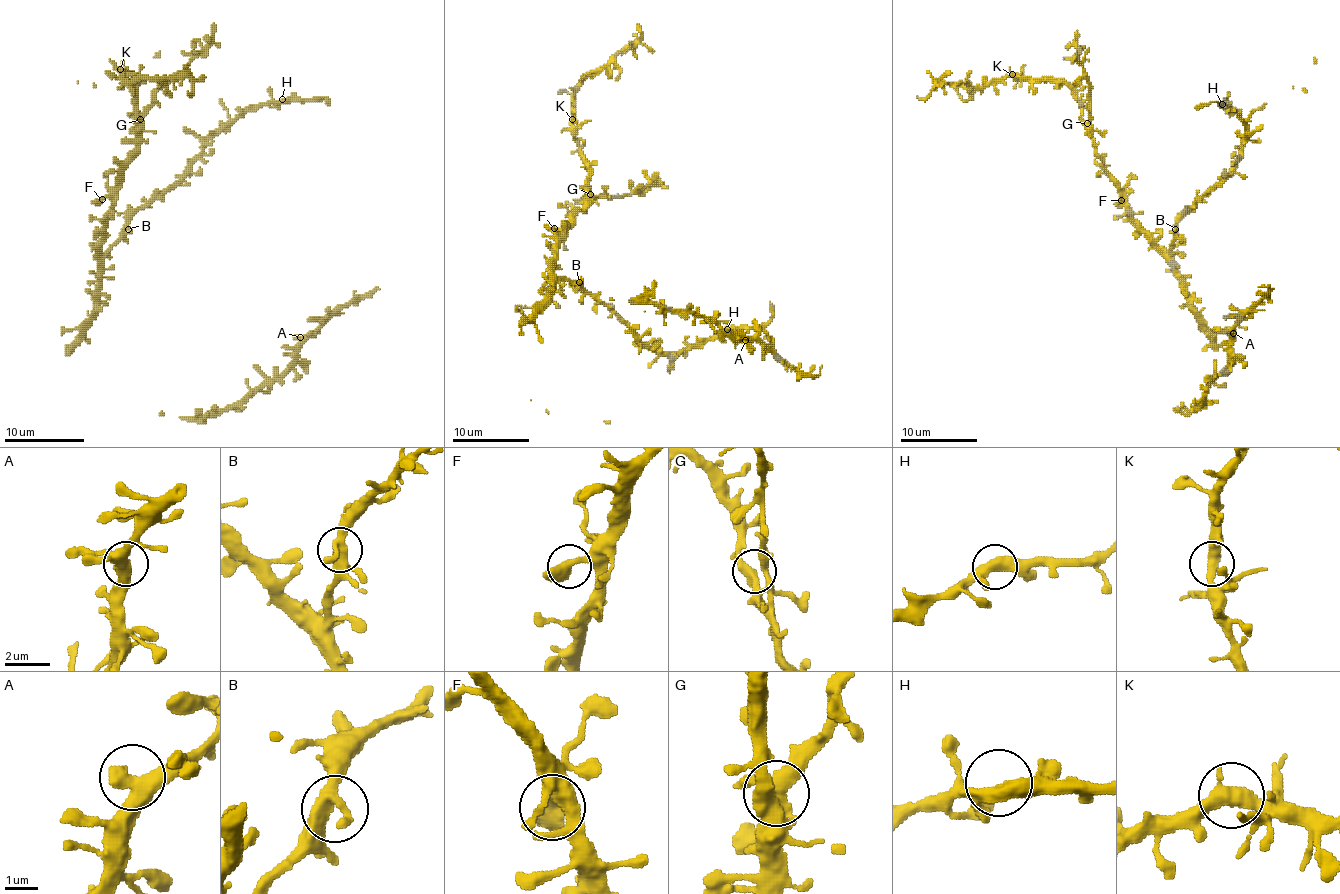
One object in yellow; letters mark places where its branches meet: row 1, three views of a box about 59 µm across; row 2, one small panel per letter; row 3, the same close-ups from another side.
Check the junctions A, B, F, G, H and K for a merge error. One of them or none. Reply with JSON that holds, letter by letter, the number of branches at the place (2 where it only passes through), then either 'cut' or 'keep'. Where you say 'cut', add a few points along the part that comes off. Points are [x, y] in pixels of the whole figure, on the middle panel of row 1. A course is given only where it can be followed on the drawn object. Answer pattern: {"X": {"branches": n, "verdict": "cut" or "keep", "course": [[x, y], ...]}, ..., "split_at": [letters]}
{"A": {"branches": 2, "verdict": "keep"}, "B": {"branches": 3, "verdict": "keep"}, "F": {"branches": 2, "verdict": "keep"}, "G": {"branches": 3, "verdict": "keep"}, "H": {"branches": 3, "verdict": "keep"}, "K": {"branches": 2, "verdict": "keep"}, "split_at": []}

